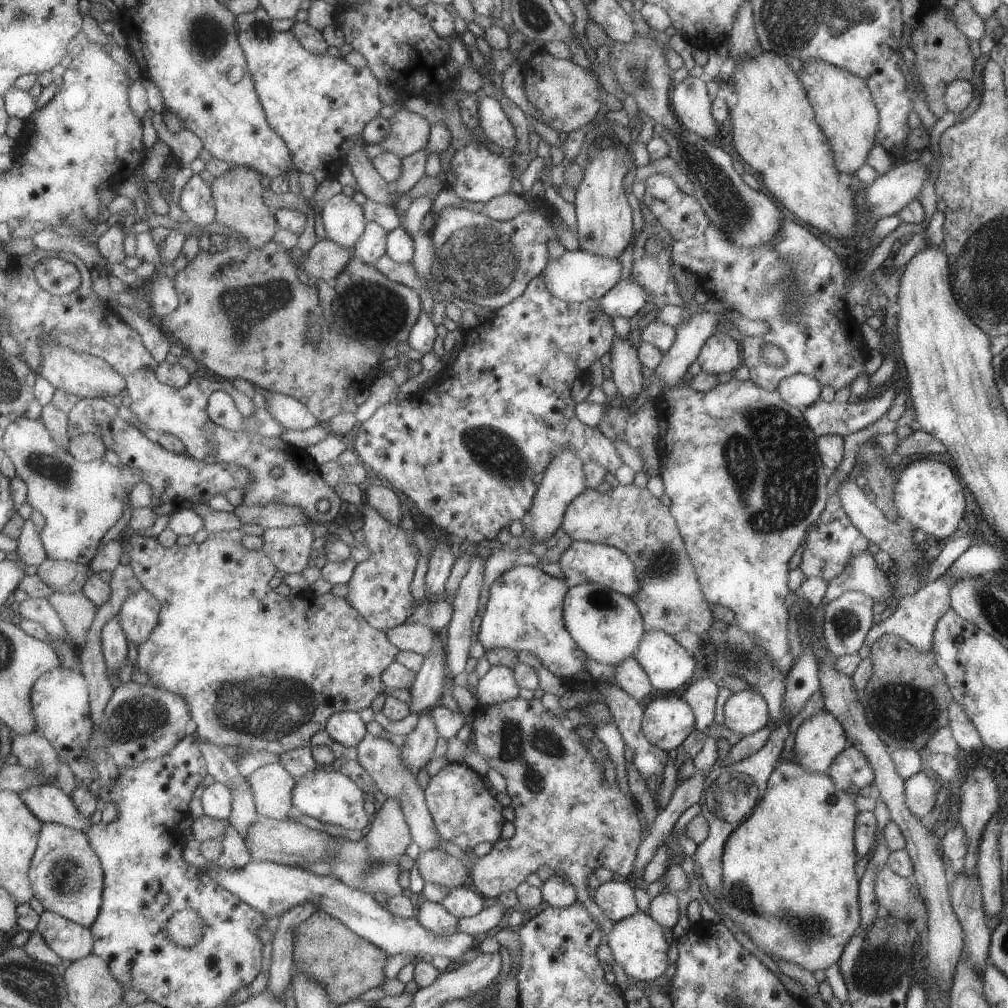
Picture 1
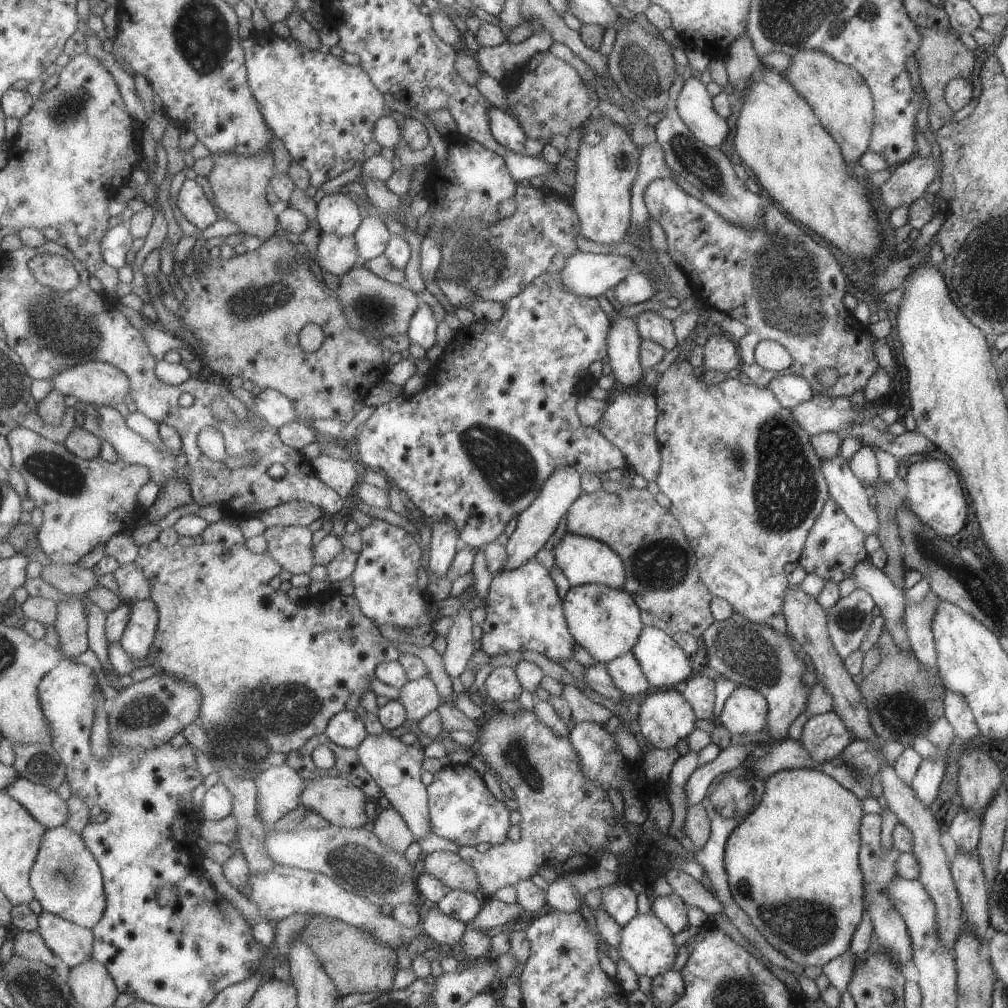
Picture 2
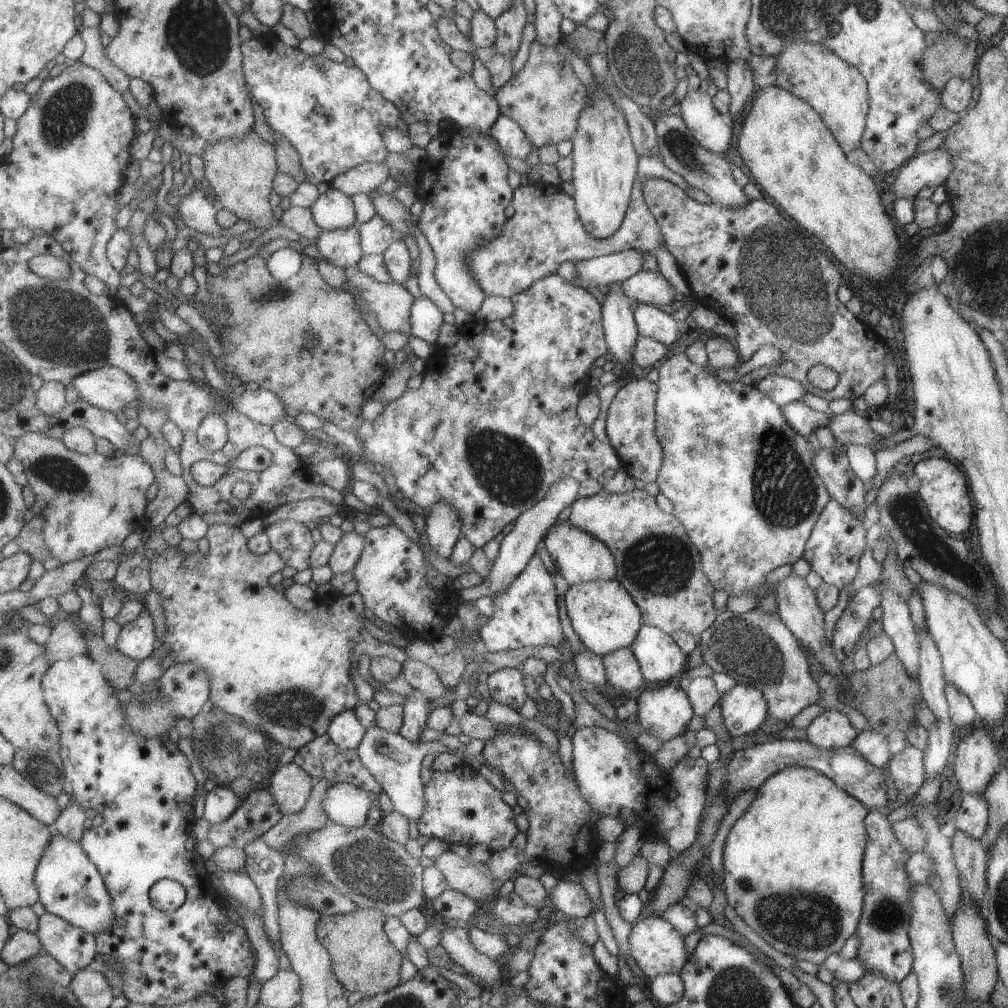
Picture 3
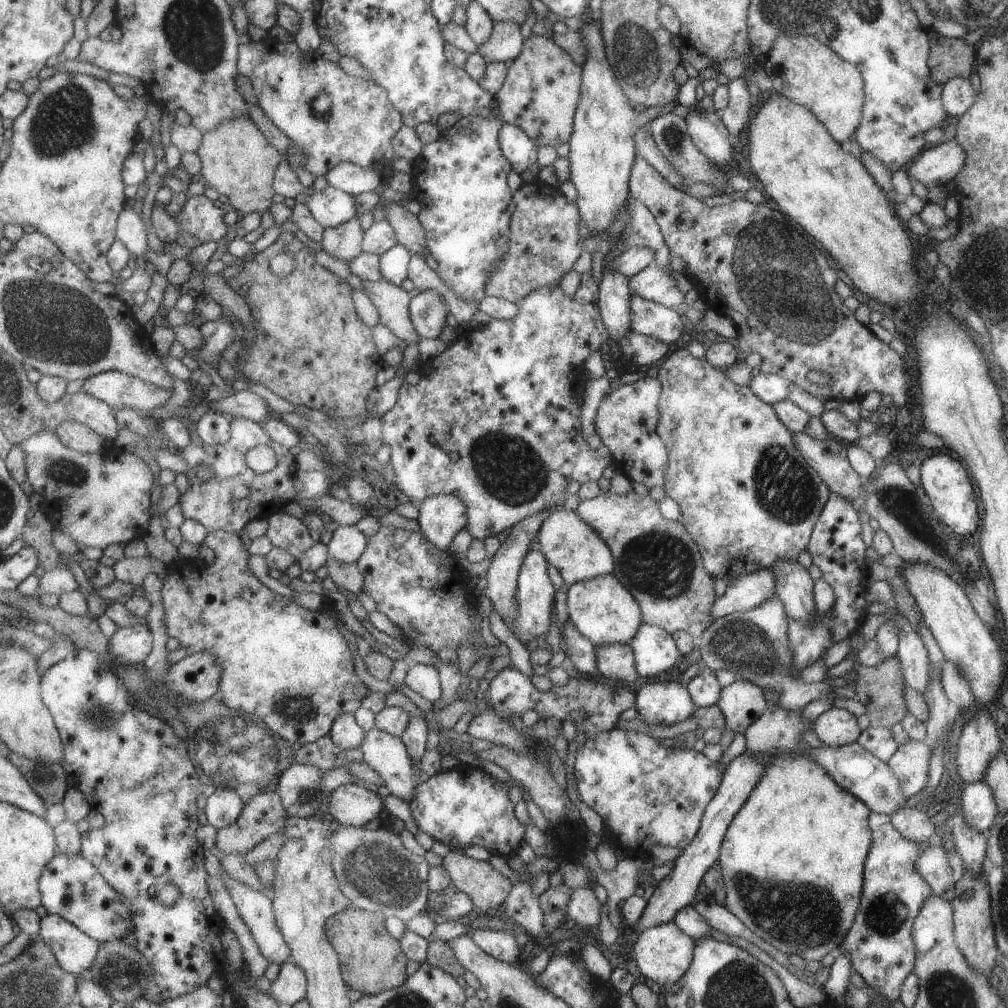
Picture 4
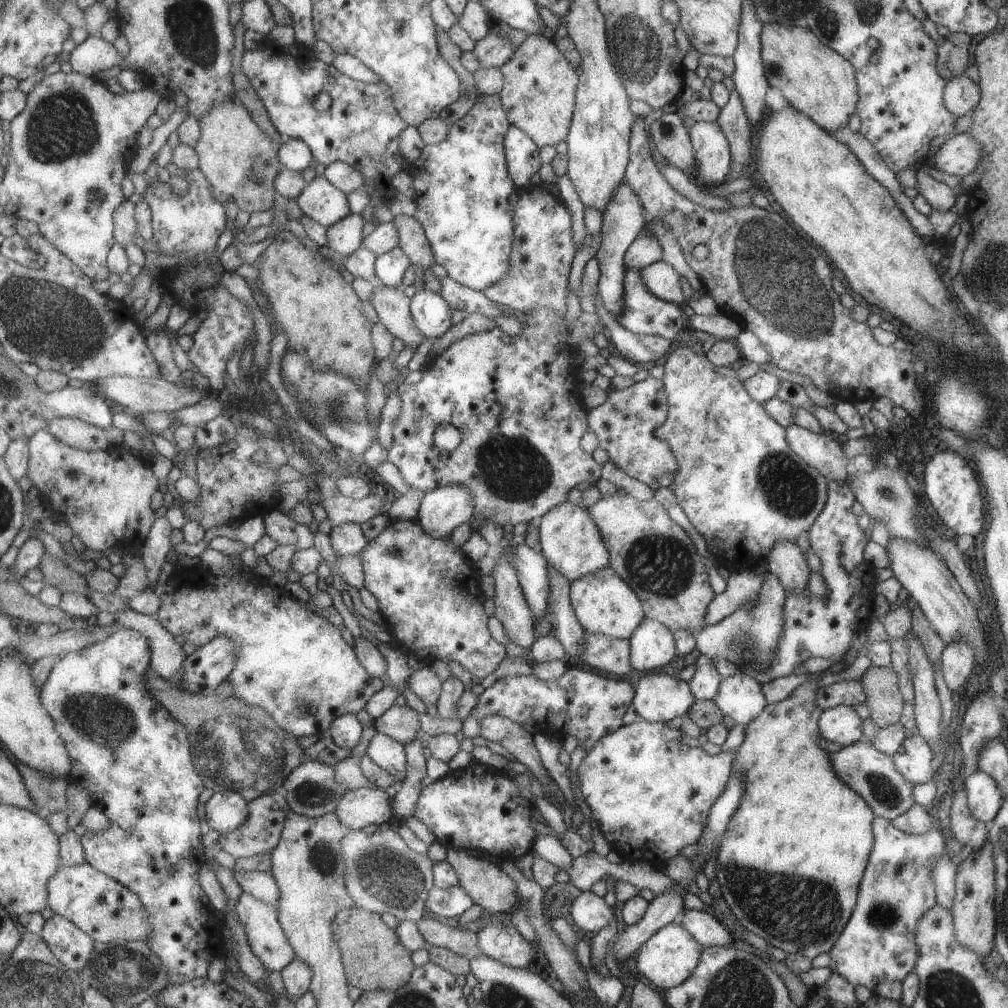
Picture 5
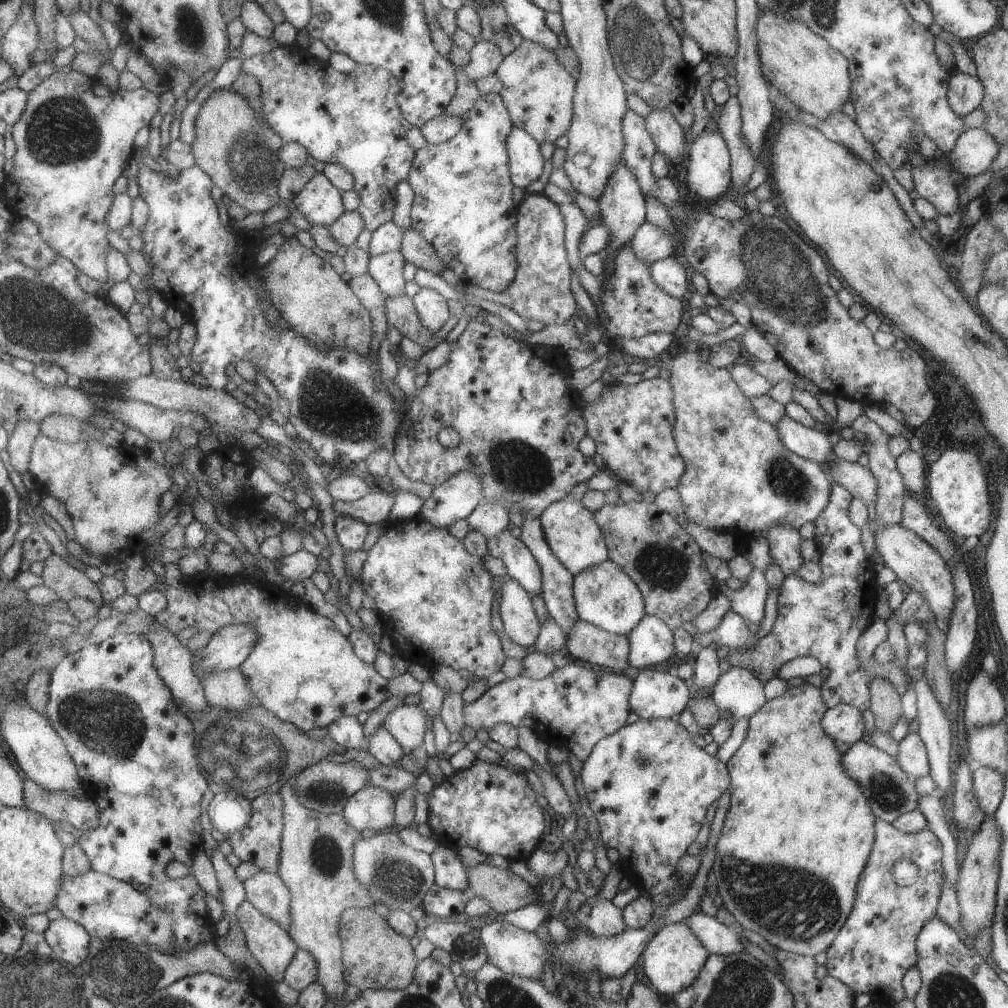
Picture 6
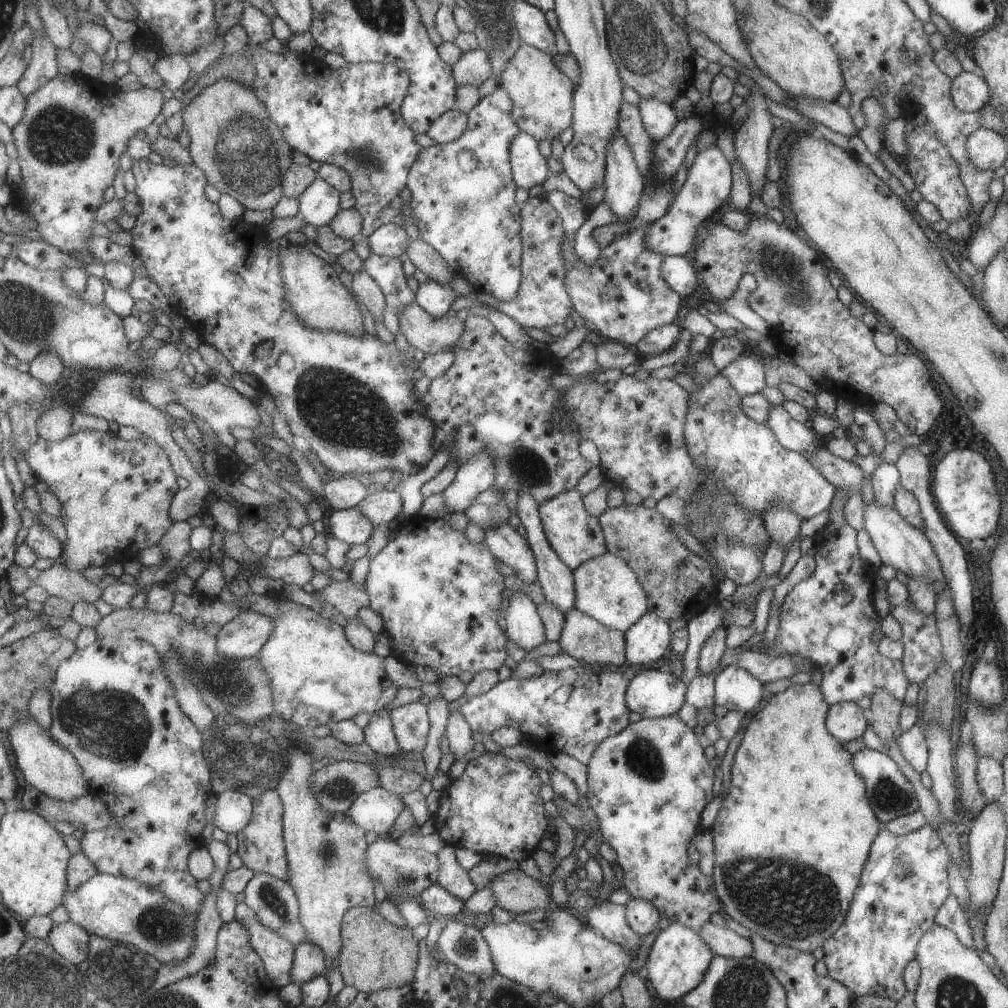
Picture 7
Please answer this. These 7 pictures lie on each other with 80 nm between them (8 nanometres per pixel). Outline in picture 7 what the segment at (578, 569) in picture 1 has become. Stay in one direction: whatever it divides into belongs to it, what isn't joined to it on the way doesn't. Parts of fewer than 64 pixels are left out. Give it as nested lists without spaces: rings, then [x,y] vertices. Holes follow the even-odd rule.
[[[577,489],[561,493],[552,499],[544,500],[540,504],[540,515],[544,524],[546,537],[549,539],[555,552],[567,563],[569,568],[575,570],[581,563],[603,555],[607,550],[604,543],[604,533],[599,521],[591,516],[584,507],[583,497]]]

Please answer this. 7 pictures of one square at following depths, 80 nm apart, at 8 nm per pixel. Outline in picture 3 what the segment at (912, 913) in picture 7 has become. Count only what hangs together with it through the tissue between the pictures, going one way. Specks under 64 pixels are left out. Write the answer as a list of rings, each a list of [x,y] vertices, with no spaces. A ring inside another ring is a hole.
[[[869,810],[863,819],[867,842],[862,858],[862,913],[855,928],[858,938],[856,959],[864,974],[878,973],[888,981],[901,982],[912,967],[912,948],[908,937],[910,926],[910,889],[912,881],[904,864],[910,857],[895,838],[891,825],[879,811]]]

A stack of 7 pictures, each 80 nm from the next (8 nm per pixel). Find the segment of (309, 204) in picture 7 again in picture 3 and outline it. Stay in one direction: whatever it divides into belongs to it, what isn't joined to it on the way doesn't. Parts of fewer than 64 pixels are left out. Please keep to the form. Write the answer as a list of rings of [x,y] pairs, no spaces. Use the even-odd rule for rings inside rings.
[[[330,186],[311,205],[317,224],[323,231],[336,231],[357,224],[357,210],[351,195]]]

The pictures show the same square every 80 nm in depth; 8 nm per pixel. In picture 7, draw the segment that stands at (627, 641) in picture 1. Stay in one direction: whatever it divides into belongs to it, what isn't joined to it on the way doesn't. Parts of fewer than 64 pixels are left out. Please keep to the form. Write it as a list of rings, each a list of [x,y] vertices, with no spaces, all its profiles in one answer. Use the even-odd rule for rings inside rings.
[[[608,550],[603,555],[581,563],[574,570],[576,607],[607,628],[627,631],[648,611],[647,597],[636,573],[620,556]]]

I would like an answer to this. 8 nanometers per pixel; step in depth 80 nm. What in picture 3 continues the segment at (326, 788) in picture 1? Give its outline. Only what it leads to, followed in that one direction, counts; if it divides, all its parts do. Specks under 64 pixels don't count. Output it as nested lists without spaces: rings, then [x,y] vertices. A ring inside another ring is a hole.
[[[333,783],[324,798],[324,809],[327,811],[331,822],[348,827],[364,827],[371,812],[371,806],[377,806],[376,798],[364,788],[351,783]]]

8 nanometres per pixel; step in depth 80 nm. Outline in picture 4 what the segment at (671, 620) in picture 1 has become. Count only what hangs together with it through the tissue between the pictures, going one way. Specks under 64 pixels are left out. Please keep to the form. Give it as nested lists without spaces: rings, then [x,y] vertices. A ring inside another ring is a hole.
[[[633,491],[624,495],[600,492],[595,498],[580,500],[578,515],[605,541],[615,558],[613,576],[620,580],[640,605],[643,623],[657,625],[665,632],[688,632],[697,638],[711,622],[709,607],[716,599],[713,592],[714,579],[704,569],[697,543],[679,521],[665,519],[659,512],[658,502],[647,496],[637,496]]]

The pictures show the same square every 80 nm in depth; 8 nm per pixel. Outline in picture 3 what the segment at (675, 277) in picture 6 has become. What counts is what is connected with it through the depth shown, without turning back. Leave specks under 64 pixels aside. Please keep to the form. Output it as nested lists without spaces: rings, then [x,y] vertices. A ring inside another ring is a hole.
[[[641,270],[620,282],[620,287],[630,299],[651,305],[676,305],[675,291],[669,281],[658,271]]]

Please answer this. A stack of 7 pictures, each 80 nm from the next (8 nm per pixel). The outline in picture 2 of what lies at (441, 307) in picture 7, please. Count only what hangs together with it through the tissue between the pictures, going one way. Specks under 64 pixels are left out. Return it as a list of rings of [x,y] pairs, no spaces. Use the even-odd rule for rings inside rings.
[[[421,303],[417,312],[414,312],[407,336],[413,343],[429,350],[431,346],[437,344],[437,326],[439,326],[439,322],[435,318],[433,308],[427,303]]]

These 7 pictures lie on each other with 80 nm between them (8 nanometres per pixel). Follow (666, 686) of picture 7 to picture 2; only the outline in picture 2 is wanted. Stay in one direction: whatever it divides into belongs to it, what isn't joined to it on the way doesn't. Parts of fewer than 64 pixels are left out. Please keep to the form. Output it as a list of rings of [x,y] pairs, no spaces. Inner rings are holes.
[[[676,688],[659,689],[647,694],[640,703],[638,725],[645,741],[655,749],[671,748],[694,729],[696,716],[691,705]]]

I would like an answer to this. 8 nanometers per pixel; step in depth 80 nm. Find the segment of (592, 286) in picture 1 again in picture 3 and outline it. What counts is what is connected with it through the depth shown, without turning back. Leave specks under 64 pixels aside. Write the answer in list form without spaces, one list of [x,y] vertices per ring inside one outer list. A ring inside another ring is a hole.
[[[627,249],[618,253],[609,253],[600,257],[579,259],[575,272],[581,280],[579,286],[587,289],[601,284],[608,286],[611,283],[623,282],[632,274],[642,270],[643,253],[635,249]]]

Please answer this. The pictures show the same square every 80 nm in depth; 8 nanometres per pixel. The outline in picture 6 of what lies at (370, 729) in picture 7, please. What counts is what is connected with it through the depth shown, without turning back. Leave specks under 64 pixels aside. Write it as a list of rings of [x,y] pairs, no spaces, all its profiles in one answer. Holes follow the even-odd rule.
[[[380,724],[368,738],[368,749],[379,760],[381,765],[397,766],[401,756],[406,754],[403,745],[389,732],[389,729]]]

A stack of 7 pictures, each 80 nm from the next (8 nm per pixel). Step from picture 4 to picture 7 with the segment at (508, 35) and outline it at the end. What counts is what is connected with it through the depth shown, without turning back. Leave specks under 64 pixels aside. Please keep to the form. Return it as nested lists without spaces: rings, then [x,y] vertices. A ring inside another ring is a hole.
[[[481,47],[463,53],[463,56],[451,66],[458,86],[471,85],[479,88],[486,80],[493,77],[490,56]]]

